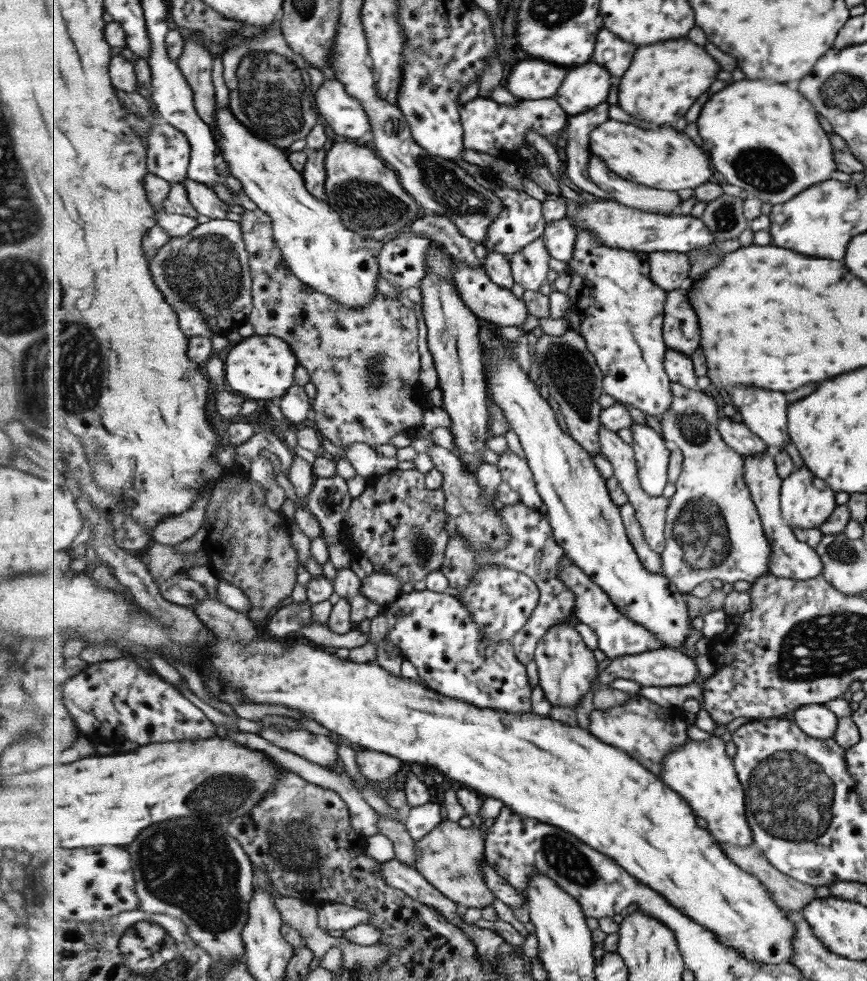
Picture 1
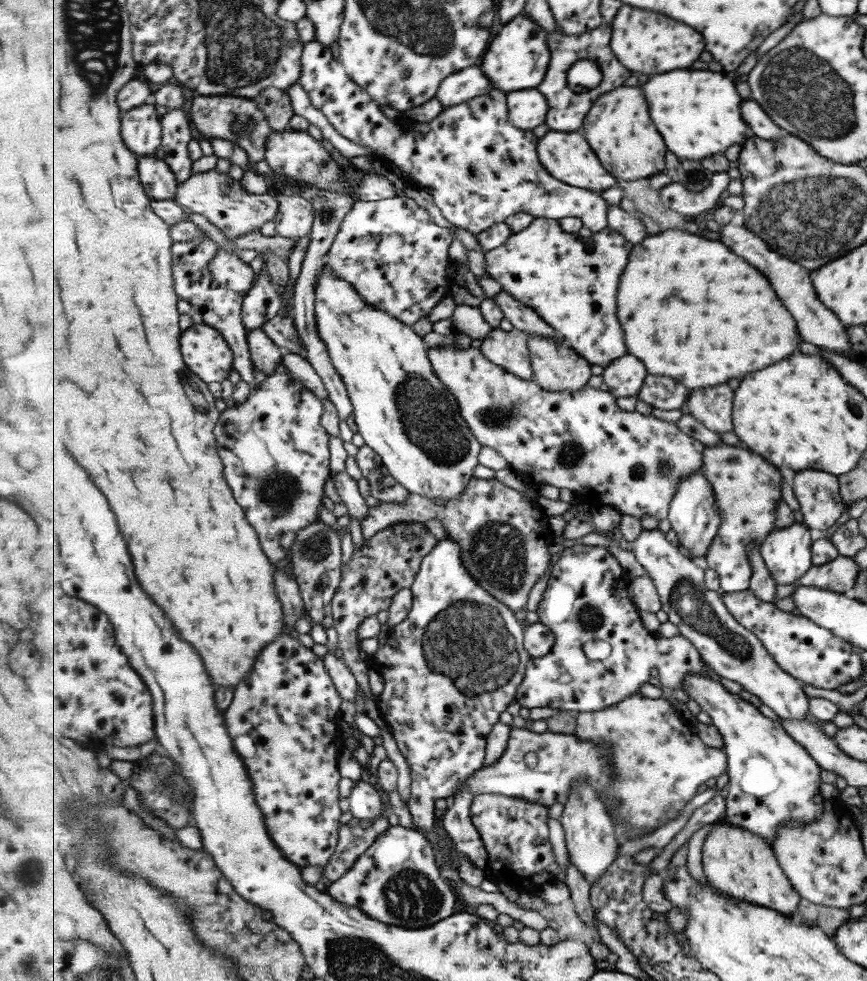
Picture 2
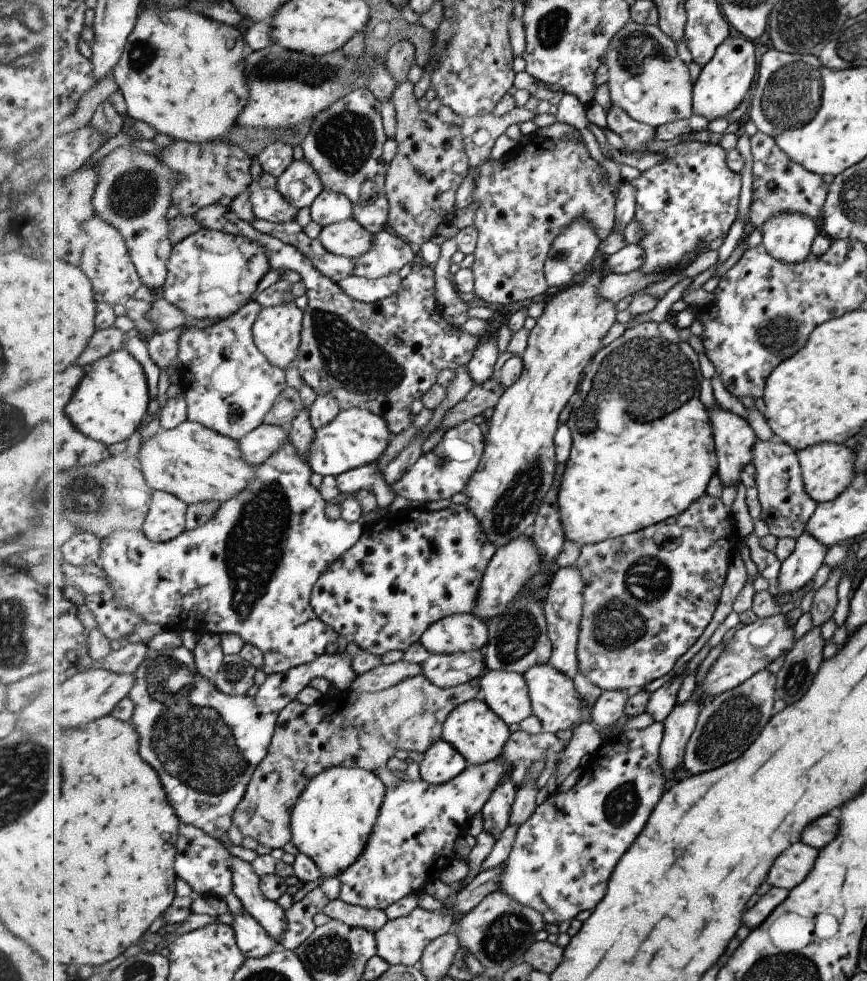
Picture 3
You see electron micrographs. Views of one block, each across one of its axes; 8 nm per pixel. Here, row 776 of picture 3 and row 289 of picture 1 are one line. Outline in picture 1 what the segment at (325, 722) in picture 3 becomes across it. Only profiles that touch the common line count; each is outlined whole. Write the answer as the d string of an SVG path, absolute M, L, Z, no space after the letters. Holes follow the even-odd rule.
M245 210L239 222L254 277L254 309L250 314L250 324L256 335L276 335L289 343L300 366L309 373L310 381L316 388L313 411L321 435L345 452L356 442L364 442L375 448L379 444L389 444L397 433L416 432L423 420L423 410L433 405L427 402L431 392L423 394L419 386L419 318L413 307L407 308L400 300L378 292L374 301L364 308L349 308L297 278L284 261L282 250L274 237L272 218L265 211Z

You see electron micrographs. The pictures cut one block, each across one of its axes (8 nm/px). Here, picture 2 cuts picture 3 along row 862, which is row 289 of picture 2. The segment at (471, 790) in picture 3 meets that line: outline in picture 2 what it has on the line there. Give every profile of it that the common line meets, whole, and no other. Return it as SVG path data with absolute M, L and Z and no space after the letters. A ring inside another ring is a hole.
M397 195L378 201L357 200L327 254L326 266L334 270L338 278L350 282L363 298L377 310L394 315L399 321L413 326L421 318L430 316L431 311L443 298L451 296L452 277L449 276L449 246L454 235L447 228L437 226L425 208L417 206L411 198Z

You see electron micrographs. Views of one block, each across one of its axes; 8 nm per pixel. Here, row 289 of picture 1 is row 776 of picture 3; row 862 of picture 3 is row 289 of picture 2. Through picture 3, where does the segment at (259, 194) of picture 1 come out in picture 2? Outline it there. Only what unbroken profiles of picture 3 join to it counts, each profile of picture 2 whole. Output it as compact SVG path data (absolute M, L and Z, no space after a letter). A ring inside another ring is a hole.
M324 266L318 283L316 284L316 319L317 327L319 327L319 336L327 348L329 348L329 354L333 366L337 368L337 372L342 376L343 383L346 385L349 397L353 402L353 415L354 422L358 426L358 432L365 440L365 444L372 446L378 454L382 457L383 463L389 469L389 473L401 483L407 490L426 496L429 499L435 500L445 504L449 501L454 501L459 498L463 492L466 491L467 485L470 484L471 479L475 475L475 470L478 469L480 464L480 452L482 449L482 443L471 432L470 426L467 424L465 418L462 417L461 406L459 400L455 399L455 396L451 395L451 391L443 385L441 378L435 374L435 368L430 360L430 348L423 342L423 337L419 336L411 326L399 321L394 315L389 314L383 310L377 310L374 306L371 306L369 302L363 298L362 294L355 290L355 287L347 282L346 279L338 278L338 275L331 270L330 267Z

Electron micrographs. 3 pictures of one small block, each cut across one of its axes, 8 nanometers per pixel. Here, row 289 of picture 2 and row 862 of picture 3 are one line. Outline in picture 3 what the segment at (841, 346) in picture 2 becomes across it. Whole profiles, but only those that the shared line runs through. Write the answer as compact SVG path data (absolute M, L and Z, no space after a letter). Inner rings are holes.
M803 842L793 844L787 852L783 852L783 856L779 856L779 860L775 860L767 882L772 887L787 888L791 891L807 880L807 876L814 868L815 856L817 856L815 848L811 848Z

